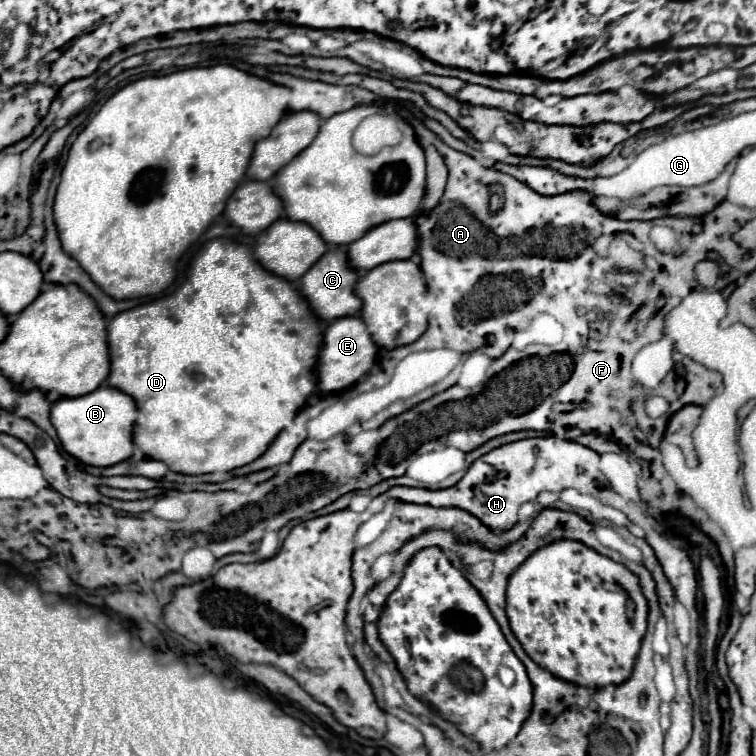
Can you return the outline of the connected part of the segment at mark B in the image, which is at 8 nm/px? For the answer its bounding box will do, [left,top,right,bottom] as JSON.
[50,384,138,466]

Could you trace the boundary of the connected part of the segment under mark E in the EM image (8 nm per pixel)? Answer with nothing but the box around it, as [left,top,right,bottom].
[316,316,378,394]

